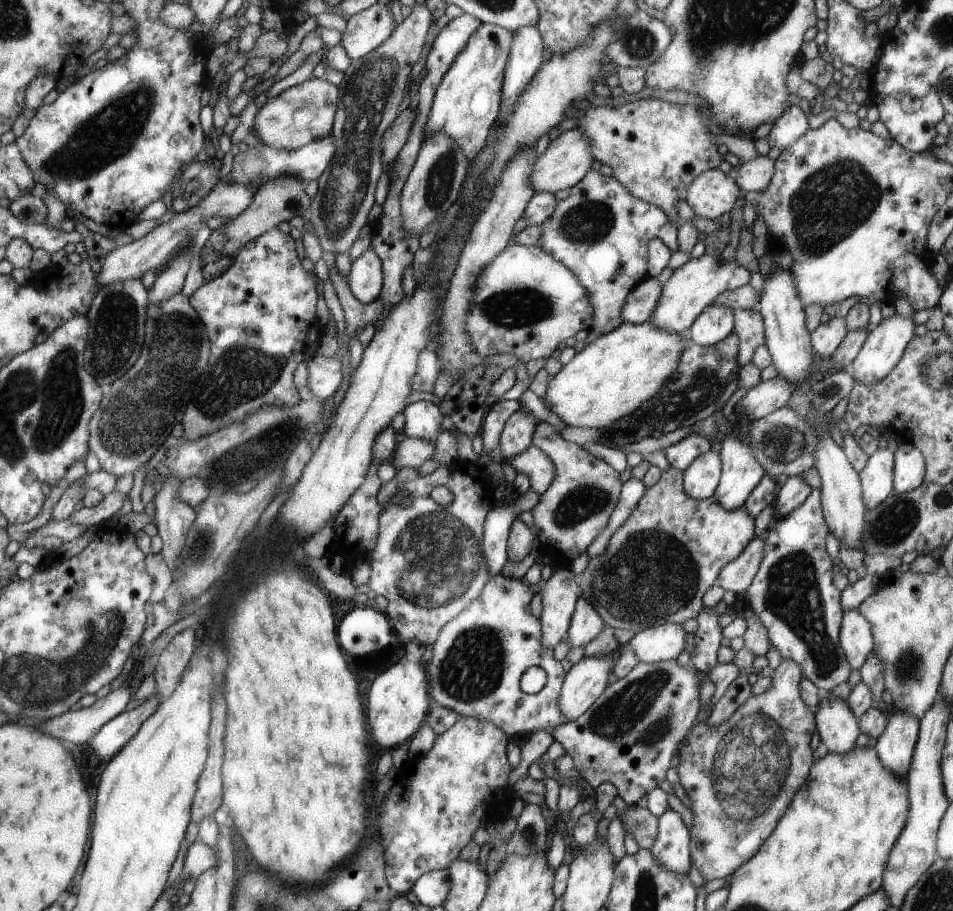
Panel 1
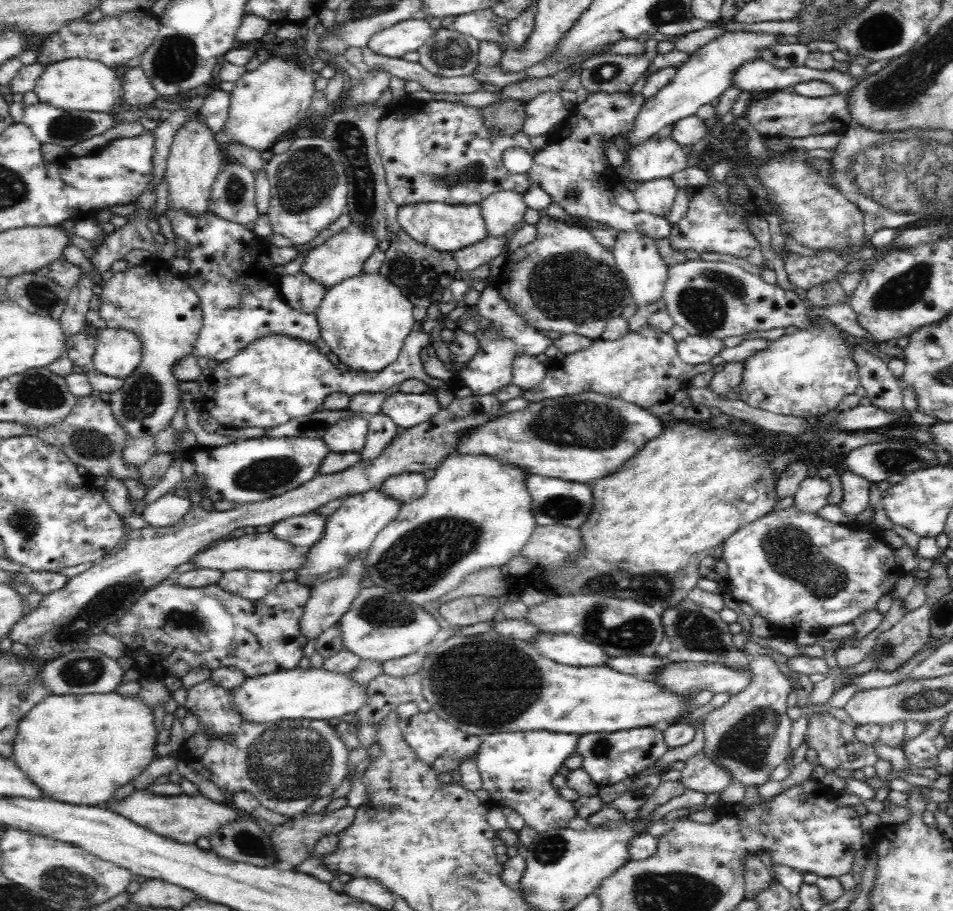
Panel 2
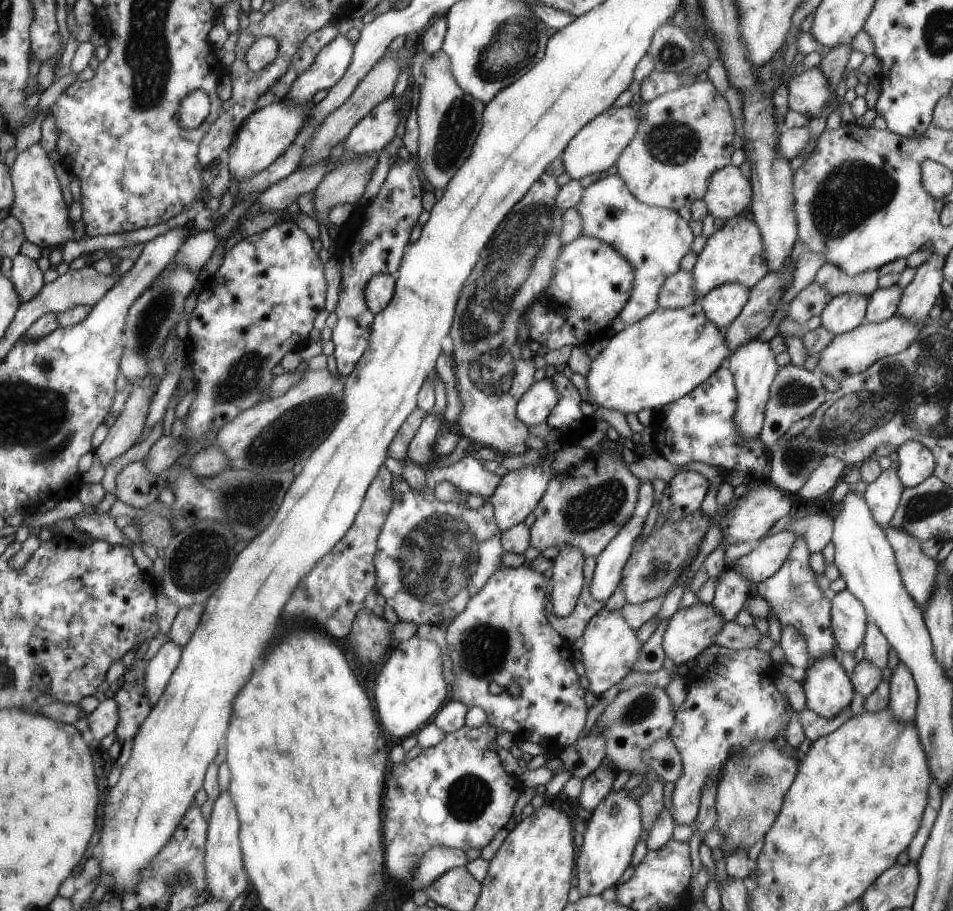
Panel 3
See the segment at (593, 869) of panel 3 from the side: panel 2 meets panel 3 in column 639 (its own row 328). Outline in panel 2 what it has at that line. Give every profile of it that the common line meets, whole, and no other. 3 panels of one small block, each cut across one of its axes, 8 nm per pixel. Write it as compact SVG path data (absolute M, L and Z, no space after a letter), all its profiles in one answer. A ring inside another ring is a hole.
M815 321L811 325L743 360L737 388L740 400L774 414L813 418L828 413L845 396L856 394L860 377L852 357L853 345L842 338L841 329L836 330L836 326L819 325Z

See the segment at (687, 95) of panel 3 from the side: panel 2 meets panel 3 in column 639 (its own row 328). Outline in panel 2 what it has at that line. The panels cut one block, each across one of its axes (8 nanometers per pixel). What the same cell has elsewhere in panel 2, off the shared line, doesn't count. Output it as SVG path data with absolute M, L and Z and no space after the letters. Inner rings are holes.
M154 266L130 268L114 274L101 287L100 318L108 329L124 329L141 338L141 362L123 380L120 389L109 394L107 403L128 438L154 438L168 428L182 396L182 381L174 377L174 366L188 358L202 327L202 303L198 293L176 274Z

